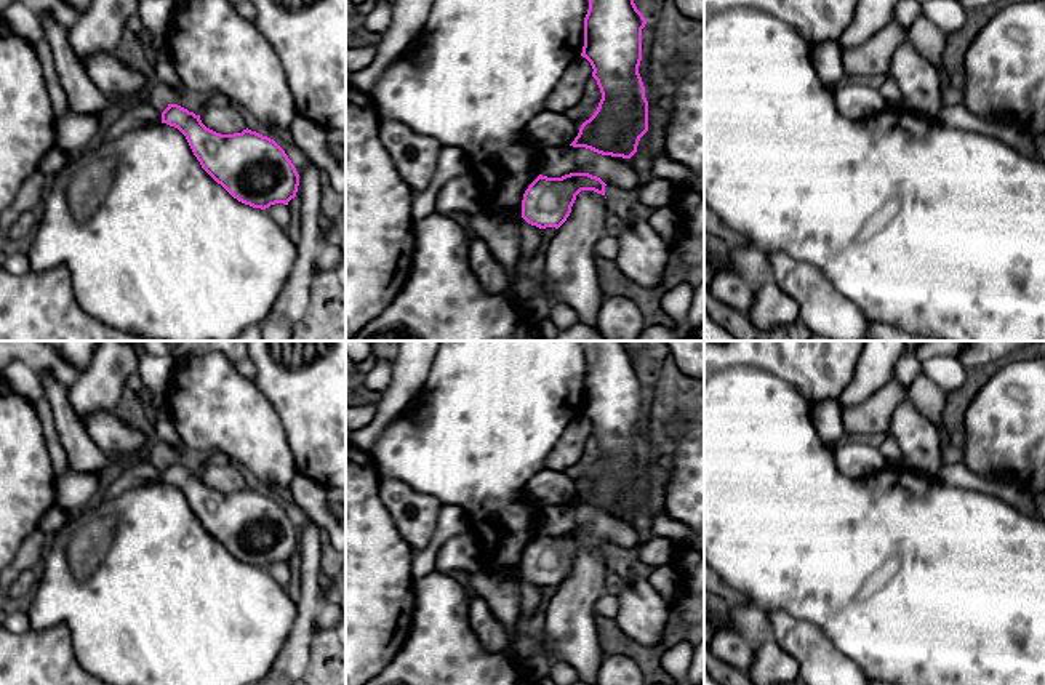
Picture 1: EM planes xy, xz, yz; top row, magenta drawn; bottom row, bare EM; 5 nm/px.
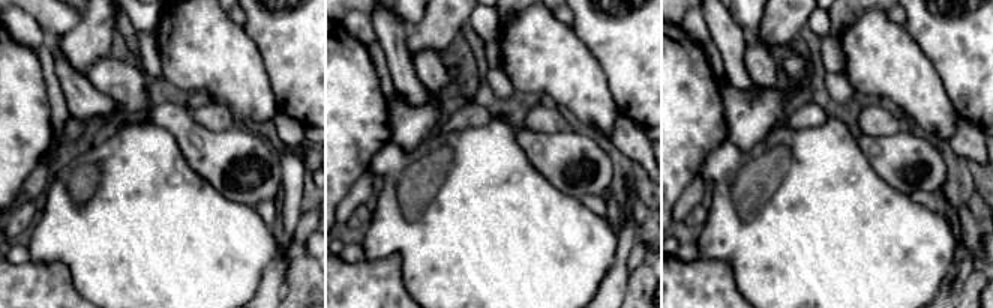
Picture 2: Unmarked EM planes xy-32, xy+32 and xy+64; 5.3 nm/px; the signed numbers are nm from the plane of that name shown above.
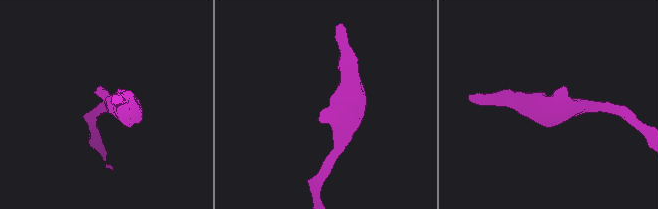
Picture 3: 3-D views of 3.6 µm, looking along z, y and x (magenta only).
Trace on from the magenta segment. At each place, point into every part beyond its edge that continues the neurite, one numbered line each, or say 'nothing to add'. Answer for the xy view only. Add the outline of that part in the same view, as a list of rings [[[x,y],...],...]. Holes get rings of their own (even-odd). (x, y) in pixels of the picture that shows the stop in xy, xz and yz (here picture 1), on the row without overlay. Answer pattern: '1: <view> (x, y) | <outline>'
nothing to add

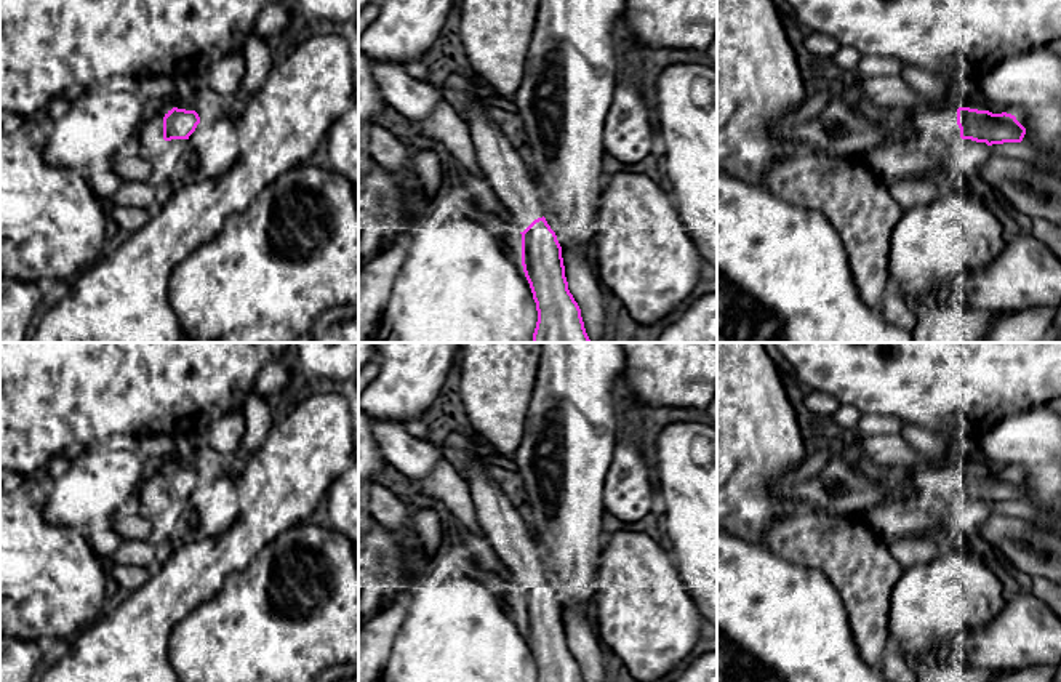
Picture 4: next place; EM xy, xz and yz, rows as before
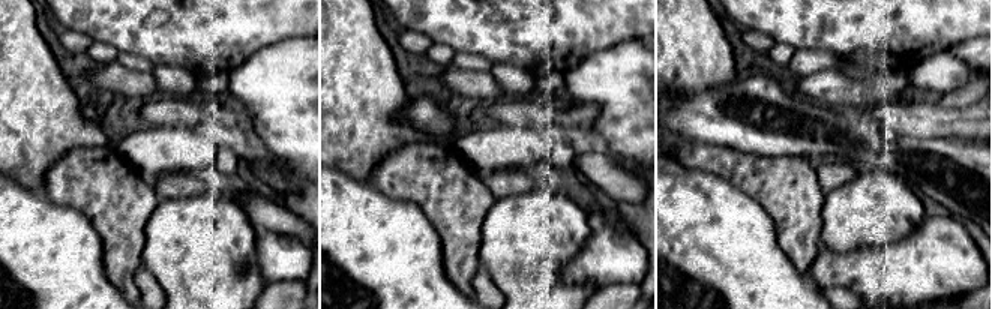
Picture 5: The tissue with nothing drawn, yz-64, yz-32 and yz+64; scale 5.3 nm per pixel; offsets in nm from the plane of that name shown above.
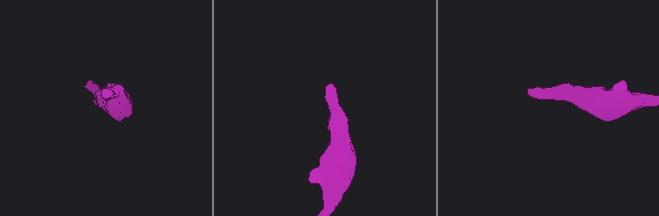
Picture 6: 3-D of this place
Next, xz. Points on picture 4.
1: xz (506, 529) | [[[483,459],[469,464],[464,477],[475,503],[483,538],[494,549],[514,588],[523,591],[543,576],[541,554],[525,511],[515,507],[490,477]]]

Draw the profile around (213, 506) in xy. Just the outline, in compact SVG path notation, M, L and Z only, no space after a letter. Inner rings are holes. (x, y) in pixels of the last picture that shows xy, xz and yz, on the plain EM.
M232 475L200 477L187 498L187 509L178 519L176 544L195 543L224 535L240 514L240 501Z

